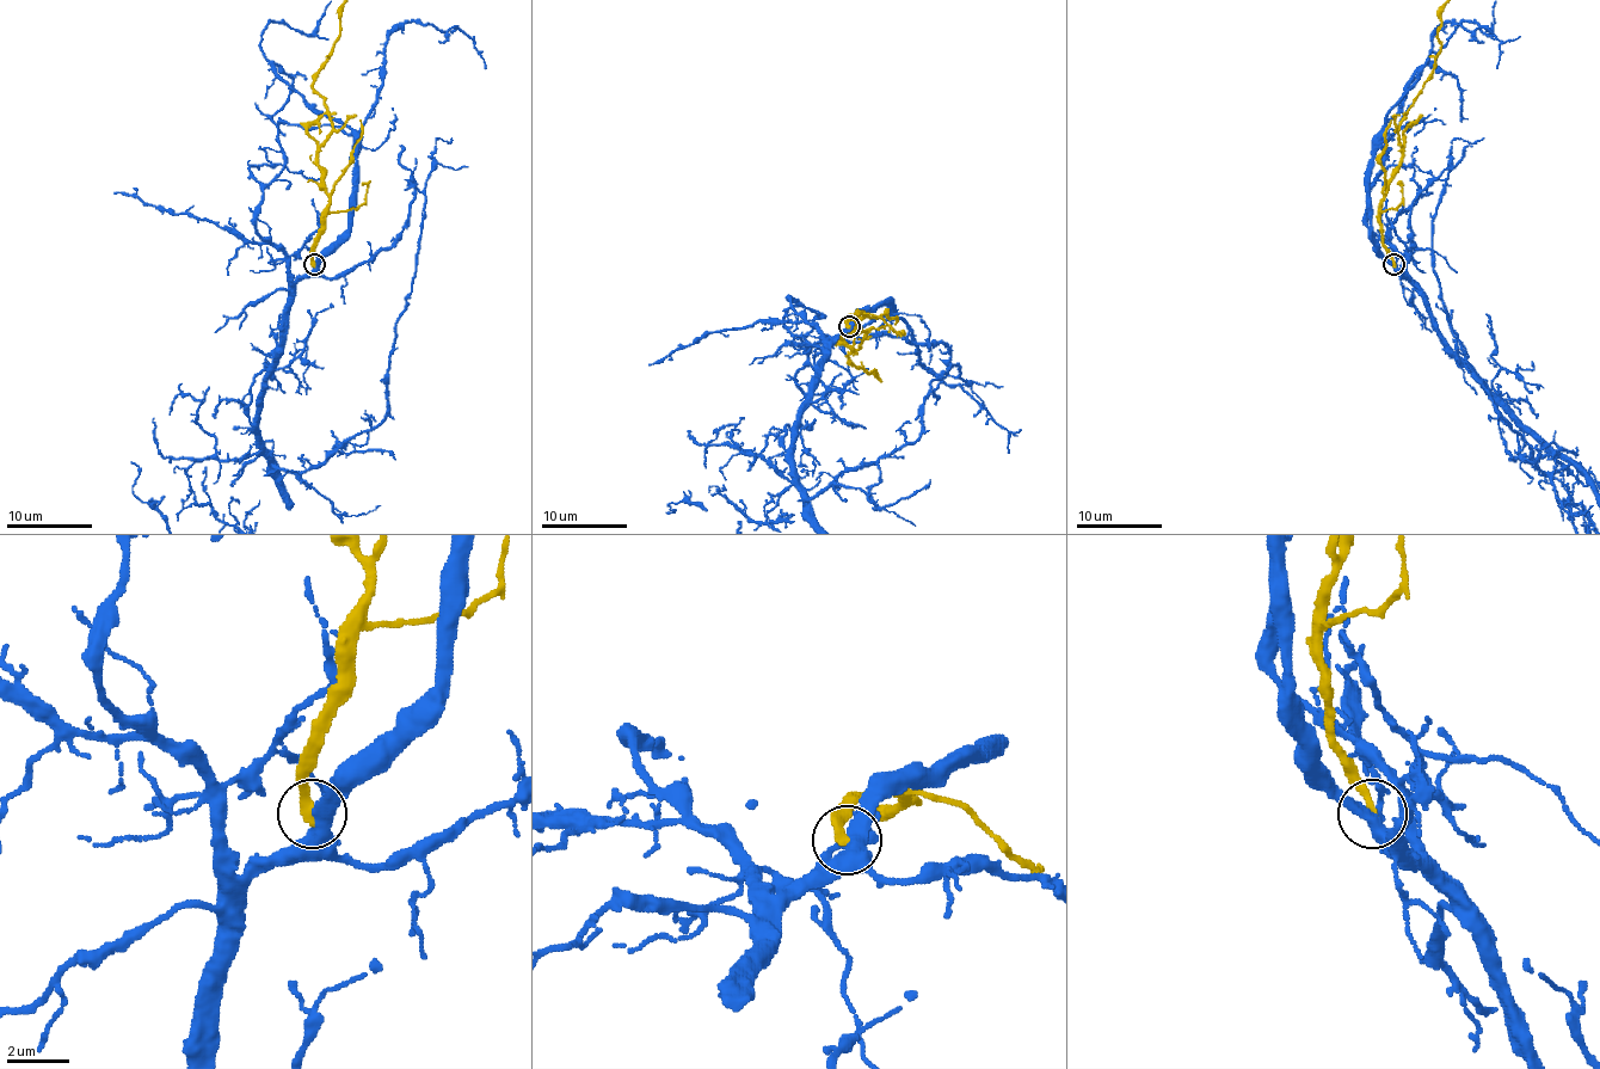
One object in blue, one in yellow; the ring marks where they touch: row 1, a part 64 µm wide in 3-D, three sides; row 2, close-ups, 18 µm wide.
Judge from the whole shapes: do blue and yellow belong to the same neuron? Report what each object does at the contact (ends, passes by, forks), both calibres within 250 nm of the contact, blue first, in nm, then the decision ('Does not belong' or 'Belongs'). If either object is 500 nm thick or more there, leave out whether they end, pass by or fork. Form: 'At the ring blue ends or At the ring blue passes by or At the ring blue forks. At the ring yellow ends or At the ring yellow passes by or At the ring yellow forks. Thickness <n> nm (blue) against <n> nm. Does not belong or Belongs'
At the ring blue passes by. At the ring yellow ends. Thickness 400 nm (blue) against 320 nm. Does not belong

